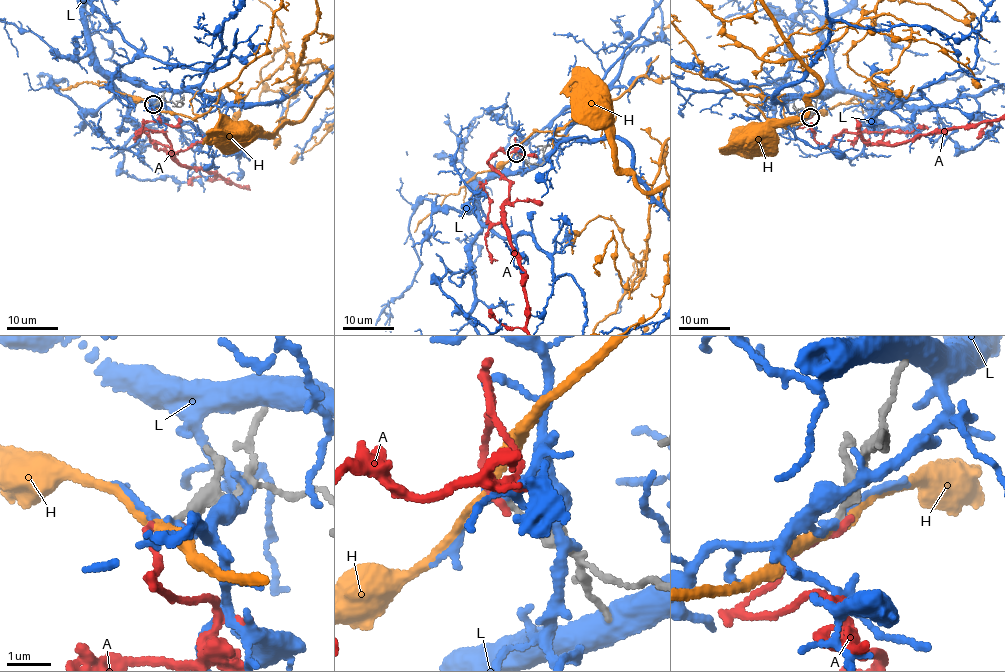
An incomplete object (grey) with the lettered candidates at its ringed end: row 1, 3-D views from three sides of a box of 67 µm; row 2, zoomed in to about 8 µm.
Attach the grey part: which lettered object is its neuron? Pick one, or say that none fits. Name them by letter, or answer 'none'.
H

